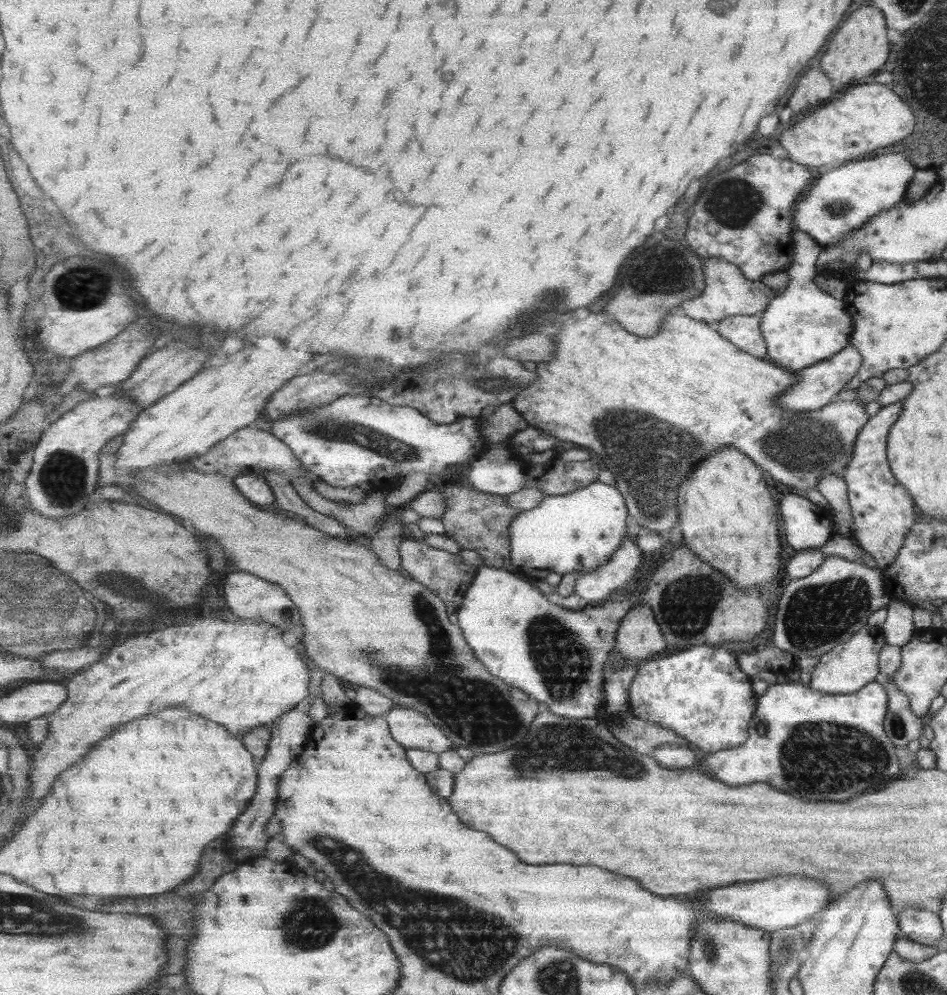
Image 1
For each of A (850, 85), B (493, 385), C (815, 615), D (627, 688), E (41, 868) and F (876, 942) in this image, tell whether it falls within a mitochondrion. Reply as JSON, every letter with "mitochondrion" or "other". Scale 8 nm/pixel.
{"A":"other","B":"mitochondrion","C":"mitochondrion","D":"other","E":"other","F":"other"}

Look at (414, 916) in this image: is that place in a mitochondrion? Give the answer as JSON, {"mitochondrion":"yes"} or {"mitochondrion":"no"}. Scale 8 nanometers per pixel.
{"mitochondrion":"yes"}

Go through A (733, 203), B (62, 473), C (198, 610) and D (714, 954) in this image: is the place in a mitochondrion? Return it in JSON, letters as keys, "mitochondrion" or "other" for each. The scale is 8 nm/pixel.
{"A":"mitochondrion","B":"mitochondrion","C":"other","D":"mitochondrion"}

